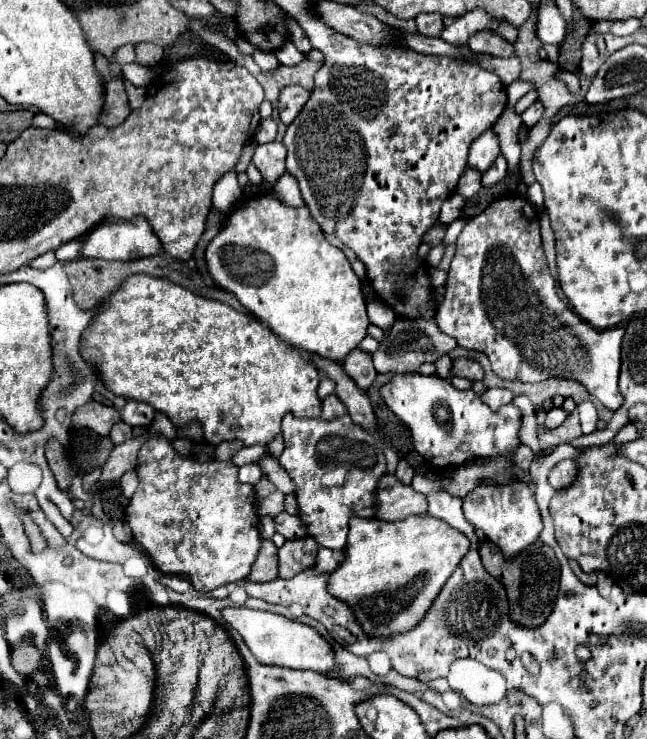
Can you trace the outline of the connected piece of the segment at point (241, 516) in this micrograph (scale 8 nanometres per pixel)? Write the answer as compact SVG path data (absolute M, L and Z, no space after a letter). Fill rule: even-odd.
M150 438L138 452L136 472L140 484L126 508L126 520L134 532L134 540L144 546L160 572L186 576L198 592L212 592L222 584L240 582L250 574L252 560L256 560L260 550L258 516L254 512L256 496L250 484L238 482L238 468L232 460L198 462L180 456L166 438Z

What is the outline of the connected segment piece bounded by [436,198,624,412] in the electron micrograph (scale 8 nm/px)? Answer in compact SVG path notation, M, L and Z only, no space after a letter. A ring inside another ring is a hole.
M498 198L466 224L458 236L456 256L448 270L446 294L438 308L436 322L438 328L444 334L454 336L462 348L486 354L492 362L492 370L504 380L544 382L548 378L566 378L584 384L588 392L612 412L616 412L624 402L624 396L618 390L620 344L624 328L606 328L604 332L596 330L560 300L542 248L540 220L528 200Z

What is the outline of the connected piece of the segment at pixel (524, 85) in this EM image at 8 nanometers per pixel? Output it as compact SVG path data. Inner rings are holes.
M518 80L518 82L514 82L514 84L510 84L508 88L506 88L506 92L508 92L508 104L514 108L514 104L526 94L526 92L530 92L530 90L534 90L536 86L532 84L532 82L524 82L524 80Z

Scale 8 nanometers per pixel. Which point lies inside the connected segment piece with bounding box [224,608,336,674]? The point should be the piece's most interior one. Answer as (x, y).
(275, 640)

